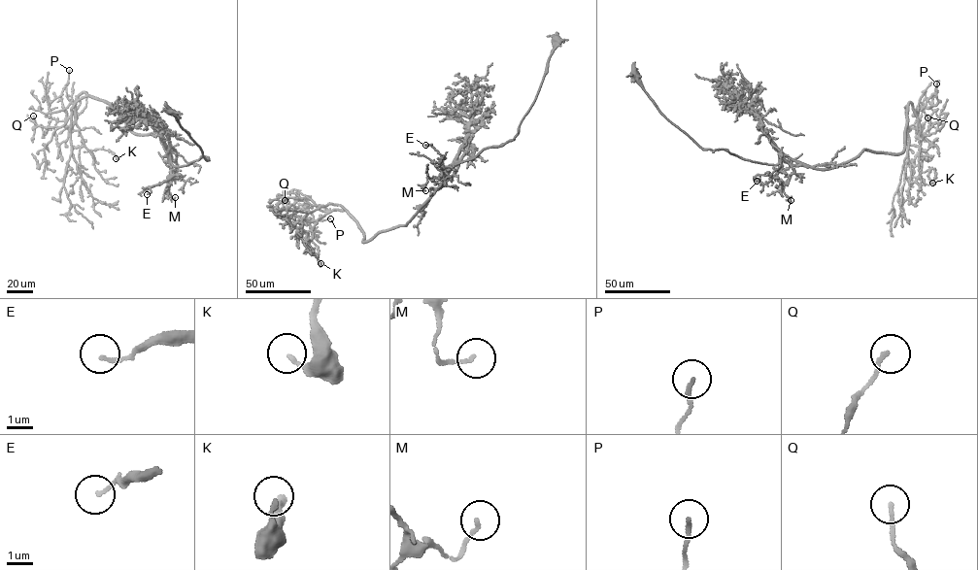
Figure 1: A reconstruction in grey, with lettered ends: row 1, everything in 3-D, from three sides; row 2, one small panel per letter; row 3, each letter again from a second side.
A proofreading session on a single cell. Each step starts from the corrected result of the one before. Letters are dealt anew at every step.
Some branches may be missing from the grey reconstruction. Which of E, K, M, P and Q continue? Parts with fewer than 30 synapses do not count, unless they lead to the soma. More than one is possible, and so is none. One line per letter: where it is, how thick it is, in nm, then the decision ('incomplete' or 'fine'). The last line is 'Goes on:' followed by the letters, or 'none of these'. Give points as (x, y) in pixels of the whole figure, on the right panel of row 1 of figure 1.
E: (757, 181) | 130 nm | fine
K: (932, 183) | 140 nm | fine
M: (791, 200) | 120 nm | fine
P: (936, 83) | 160 nm | fine
Q: (927, 117) | 150 nm | fine
Goes on: none of these

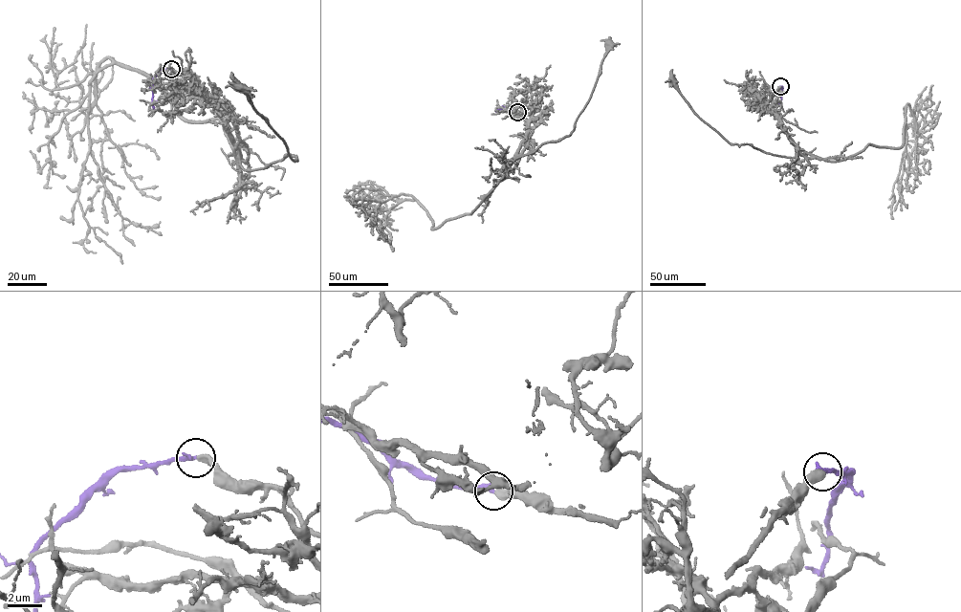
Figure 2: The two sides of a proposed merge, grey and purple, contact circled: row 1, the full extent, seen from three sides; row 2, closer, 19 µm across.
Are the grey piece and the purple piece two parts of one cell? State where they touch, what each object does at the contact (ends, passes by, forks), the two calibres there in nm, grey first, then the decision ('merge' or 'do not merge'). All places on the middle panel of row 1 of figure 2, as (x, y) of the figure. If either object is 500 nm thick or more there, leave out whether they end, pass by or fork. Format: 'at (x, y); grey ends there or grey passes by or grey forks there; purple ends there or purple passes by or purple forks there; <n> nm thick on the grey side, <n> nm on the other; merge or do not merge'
at (517, 112); grey ends there; purple ends there; 460 nm thick on the grey side, 280 nm on the other; do not merge

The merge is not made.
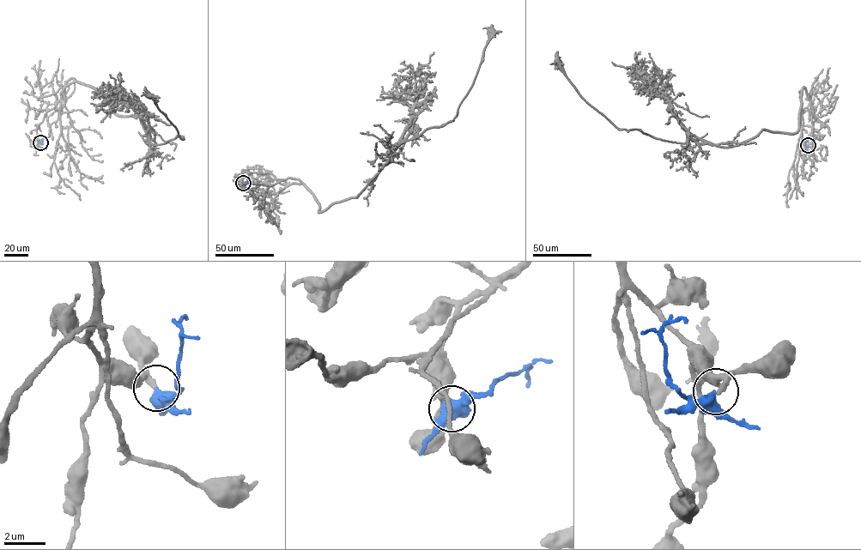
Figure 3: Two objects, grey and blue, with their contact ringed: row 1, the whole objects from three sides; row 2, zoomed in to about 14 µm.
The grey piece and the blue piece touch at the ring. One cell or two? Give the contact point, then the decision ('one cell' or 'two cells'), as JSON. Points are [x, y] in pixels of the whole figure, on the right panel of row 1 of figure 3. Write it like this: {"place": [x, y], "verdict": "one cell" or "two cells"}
{"place": [808, 145], "verdict": "two cells"}

